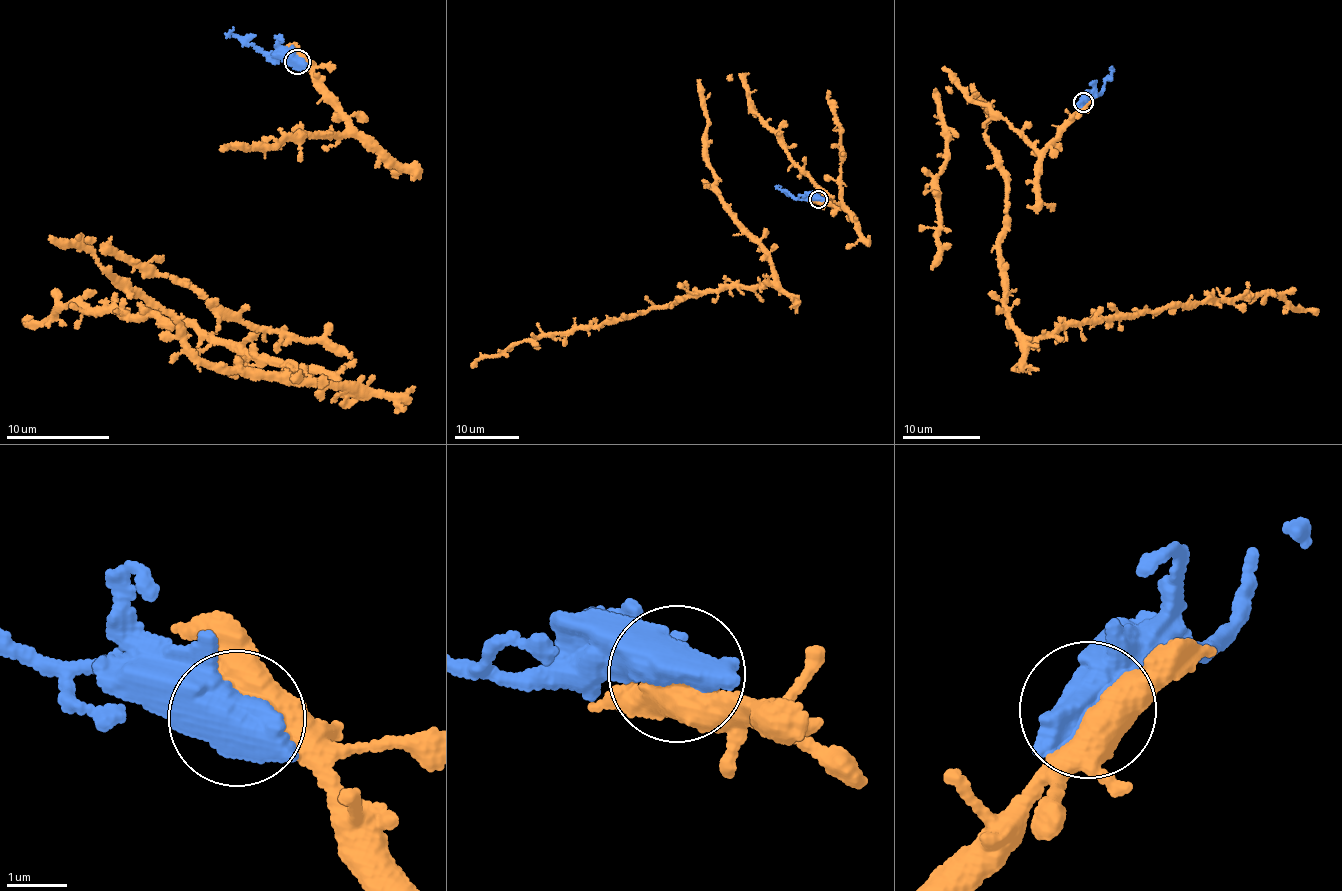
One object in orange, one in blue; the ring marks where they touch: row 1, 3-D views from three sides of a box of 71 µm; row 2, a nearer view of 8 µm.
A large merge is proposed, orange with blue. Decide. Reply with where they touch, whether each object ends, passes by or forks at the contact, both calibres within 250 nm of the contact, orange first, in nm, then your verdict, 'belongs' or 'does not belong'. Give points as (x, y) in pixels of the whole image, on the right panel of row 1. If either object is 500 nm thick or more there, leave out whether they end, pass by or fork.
place (1083, 102); calibres 480 and 600 nm; does not belong

